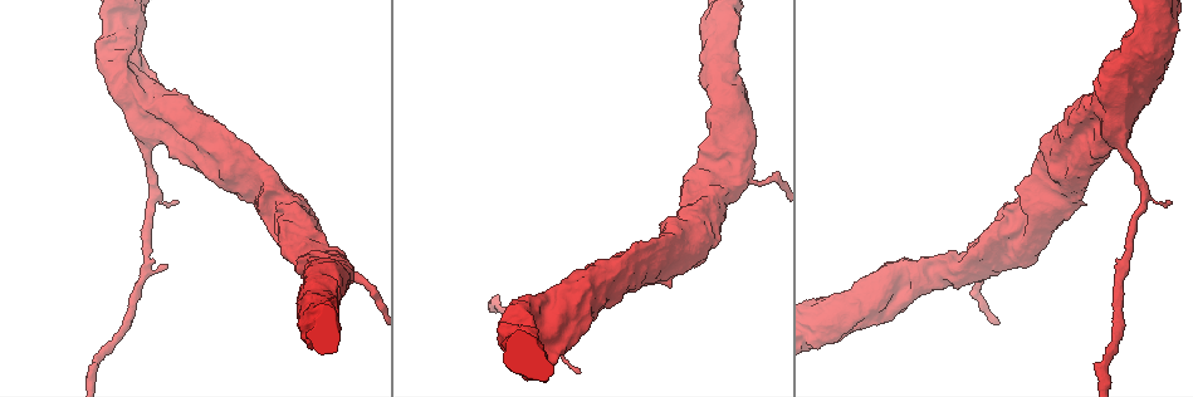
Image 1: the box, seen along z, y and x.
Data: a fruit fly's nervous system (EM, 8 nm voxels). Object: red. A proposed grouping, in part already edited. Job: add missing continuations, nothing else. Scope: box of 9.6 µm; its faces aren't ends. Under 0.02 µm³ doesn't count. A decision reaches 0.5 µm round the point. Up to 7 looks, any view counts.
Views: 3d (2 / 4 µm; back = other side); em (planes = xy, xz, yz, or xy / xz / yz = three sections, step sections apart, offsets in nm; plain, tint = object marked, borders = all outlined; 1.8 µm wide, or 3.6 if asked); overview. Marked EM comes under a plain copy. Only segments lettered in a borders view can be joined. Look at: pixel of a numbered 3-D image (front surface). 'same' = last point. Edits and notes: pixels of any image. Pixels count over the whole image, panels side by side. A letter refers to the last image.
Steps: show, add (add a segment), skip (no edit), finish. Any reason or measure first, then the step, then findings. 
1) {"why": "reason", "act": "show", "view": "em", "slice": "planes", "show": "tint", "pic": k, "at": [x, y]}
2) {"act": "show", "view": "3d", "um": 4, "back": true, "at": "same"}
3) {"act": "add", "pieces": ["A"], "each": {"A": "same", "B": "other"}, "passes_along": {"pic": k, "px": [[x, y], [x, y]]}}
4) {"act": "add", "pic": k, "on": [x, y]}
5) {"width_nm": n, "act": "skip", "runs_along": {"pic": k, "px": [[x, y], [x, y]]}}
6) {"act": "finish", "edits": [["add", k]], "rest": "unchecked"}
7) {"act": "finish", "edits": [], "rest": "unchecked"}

{"why": "thick turns thin", "act": "show", "view": "em", "um": 3.6, "slice": "planes", "show": "borders", "pic": 1, "at": [756, 185]}

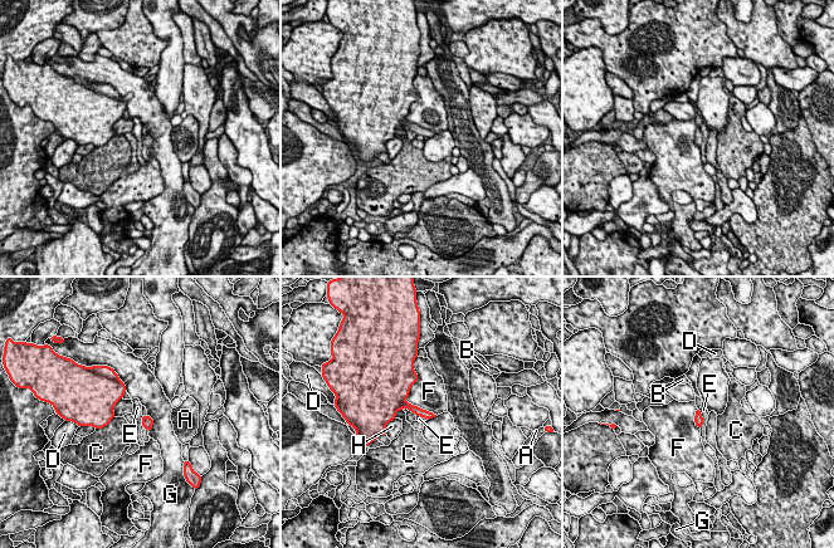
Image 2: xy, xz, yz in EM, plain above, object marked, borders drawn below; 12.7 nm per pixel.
{"width_nm": 120, "longest_contact_nm": ["F", 600], "act": "skip", "each": {"A": "other", "B": "other", "C": "other", "D": "other", "E": "other", "F": "other", "G": "other", "H": "other"}, "found": "no lettered segment goes on from it"}

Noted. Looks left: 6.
{"why": "branch stops here", "act": "show", "view": "em", "um": 3.6, "slice": "xz", "step": 4, "show": "tint", "pic": 1, "at": [1167, 57]}

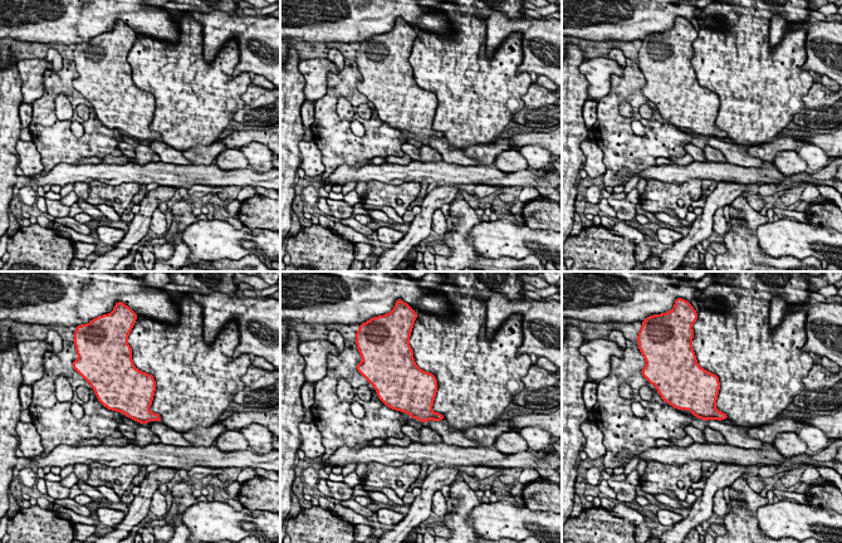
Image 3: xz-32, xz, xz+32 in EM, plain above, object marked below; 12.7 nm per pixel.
{"act": "show", "view": "em", "um": 3.6, "slice": "planes", "show": "borders", "at": "same"}

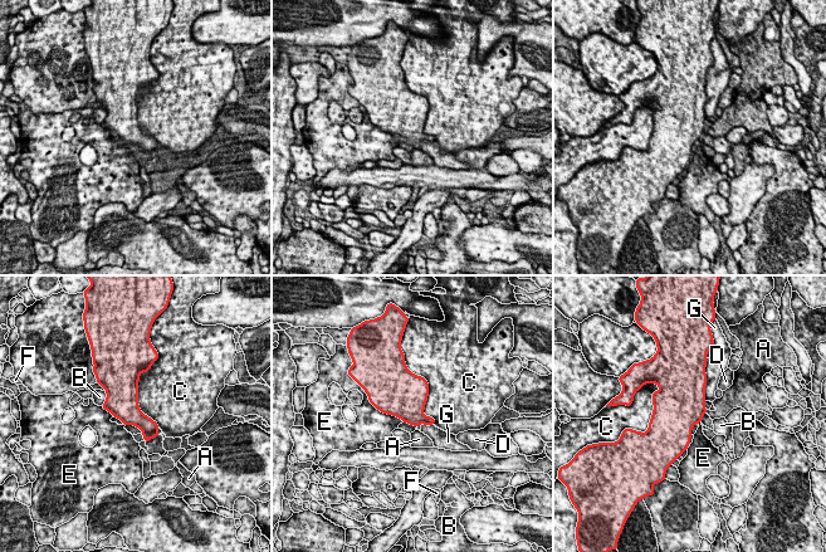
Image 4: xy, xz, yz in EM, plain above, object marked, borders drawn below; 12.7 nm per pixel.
{"act": "skip", "each": {"A": "other", "B": "other", "C": "other", "D": "other", "E": "other", "F": "other", "G": "other"}, "border": {"pic": 4, "px": [[371, 404], [404, 421]]}, "found": "no lettered segment goes on from it"}

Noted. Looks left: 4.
{"why": "free end", "act": "show", "view": "3d", "um": 2, "pic": 1, "at": [176, 202]}

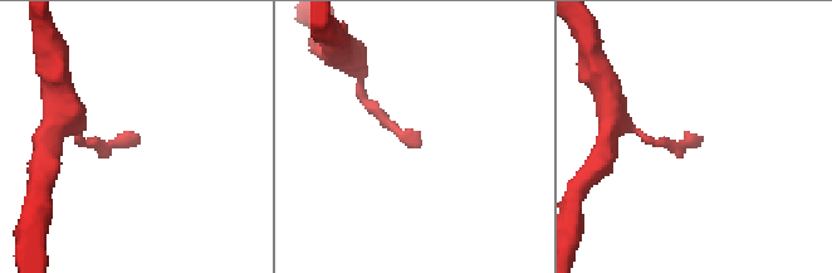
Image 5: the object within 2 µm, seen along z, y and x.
{"act": "show", "view": "em", "um": 3.6, "slice": "yz", "step": 16, "show": "borders", "pic": 5, "at": [418, 145]}

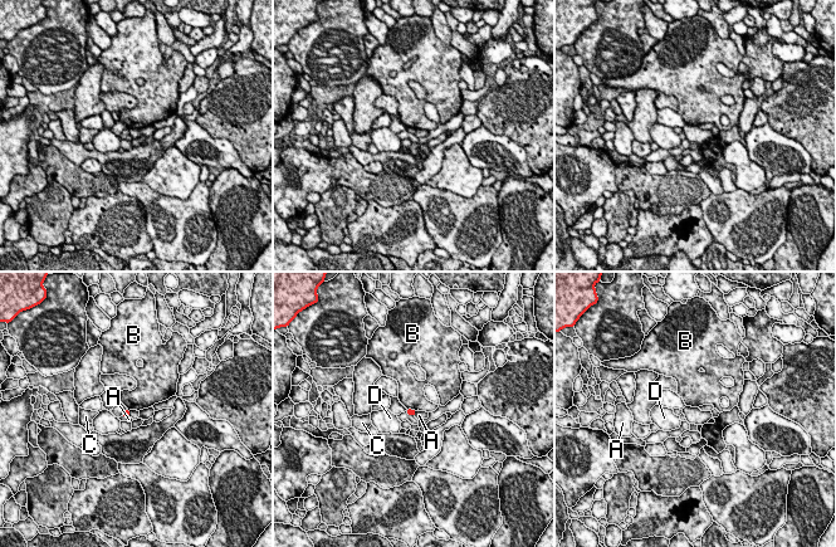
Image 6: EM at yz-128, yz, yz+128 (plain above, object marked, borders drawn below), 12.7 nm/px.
{"act": "skip", "each": {"A": "other", "B": "other", "C": "other", "D": "other"}, "border": {"pic": 6, "px": [[416, 411], [414, 415]]}, "found": "no lettered segment goes on from it"}

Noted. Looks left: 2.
{"act": "finish", "edits": [], "rest": "unchecked"}

